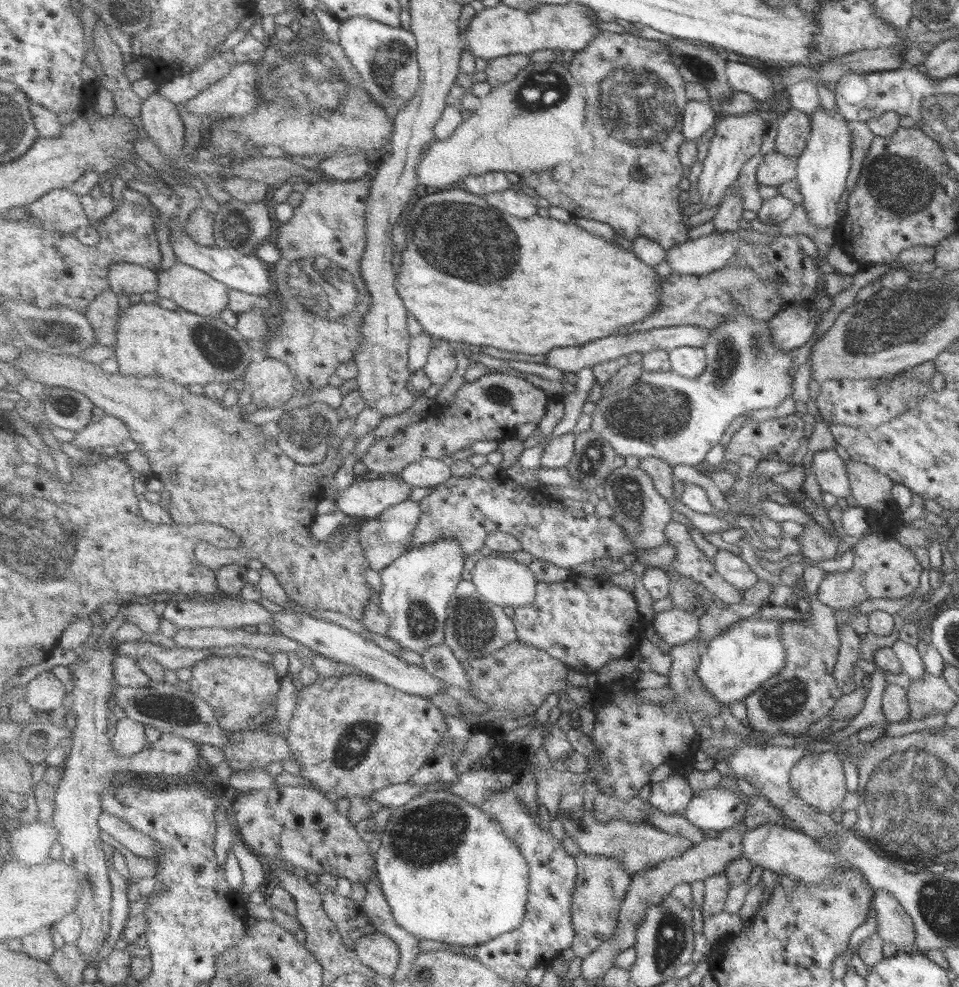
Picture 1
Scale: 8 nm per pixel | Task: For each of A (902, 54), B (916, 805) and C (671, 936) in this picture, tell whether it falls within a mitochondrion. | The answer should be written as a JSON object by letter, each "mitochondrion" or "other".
{"A":"other","B":"mitochondrion","C":"mitochondrion"}

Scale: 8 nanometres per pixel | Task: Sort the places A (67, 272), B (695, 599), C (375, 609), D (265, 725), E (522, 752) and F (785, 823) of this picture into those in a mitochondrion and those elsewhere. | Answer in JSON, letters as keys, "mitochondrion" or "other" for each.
{"A":"other","B":"mitochondrion","C":"other","D":"other","E":"other","F":"other"}

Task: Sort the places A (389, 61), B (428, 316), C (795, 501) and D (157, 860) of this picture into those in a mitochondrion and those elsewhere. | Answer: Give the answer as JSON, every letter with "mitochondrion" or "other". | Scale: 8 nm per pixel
{"A":"mitochondrion","B":"other","C":"other","D":"other"}

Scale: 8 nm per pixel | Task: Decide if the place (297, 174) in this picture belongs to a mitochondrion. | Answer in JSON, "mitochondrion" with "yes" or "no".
{"mitochondrion":"no"}

